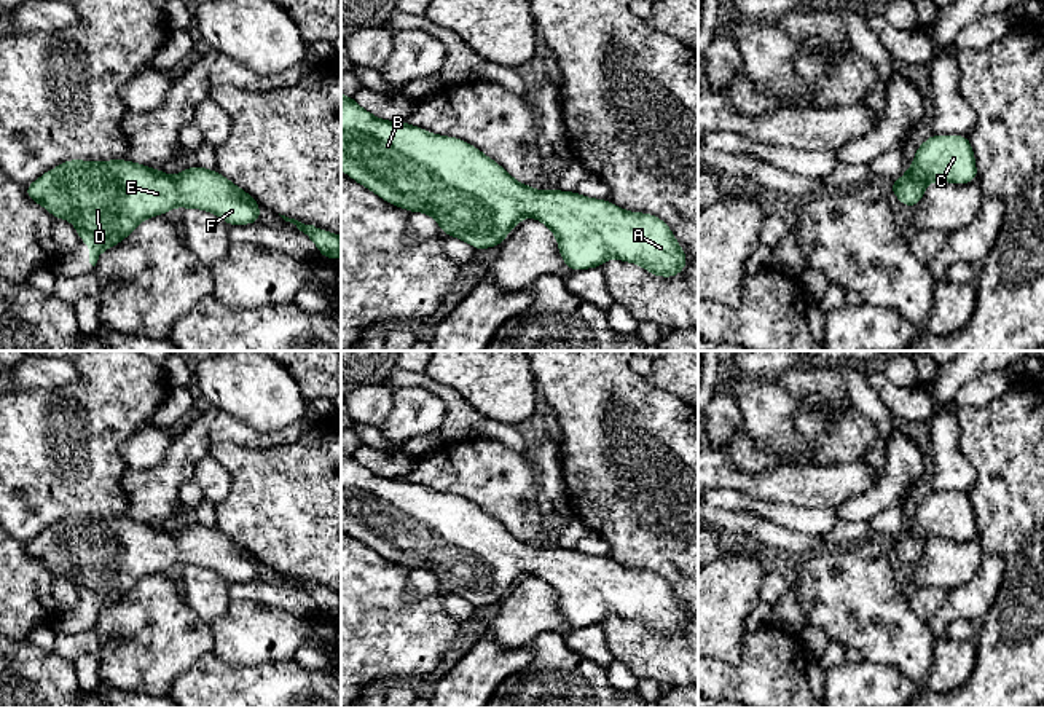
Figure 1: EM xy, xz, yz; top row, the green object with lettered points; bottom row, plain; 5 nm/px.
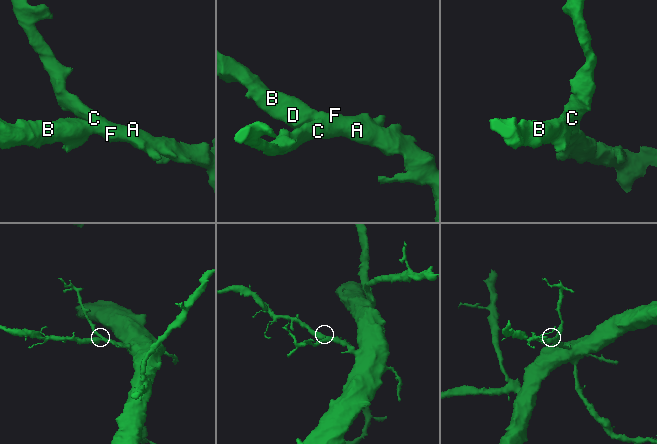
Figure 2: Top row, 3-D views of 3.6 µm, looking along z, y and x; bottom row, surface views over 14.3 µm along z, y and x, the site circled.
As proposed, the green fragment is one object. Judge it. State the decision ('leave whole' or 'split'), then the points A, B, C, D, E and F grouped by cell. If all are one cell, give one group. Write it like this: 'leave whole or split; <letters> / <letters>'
leave whole; A B C D E F

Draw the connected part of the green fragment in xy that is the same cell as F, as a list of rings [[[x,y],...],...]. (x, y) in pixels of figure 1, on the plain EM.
[[[67,517],[24,544],[29,557],[43,563],[56,577],[69,577],[81,600],[89,601],[89,620],[123,600],[142,579],[166,572],[174,564],[199,566],[220,574],[230,584],[261,579],[261,563],[252,552],[234,542],[217,526],[201,521],[179,529],[177,534],[129,517],[86,518]]]

